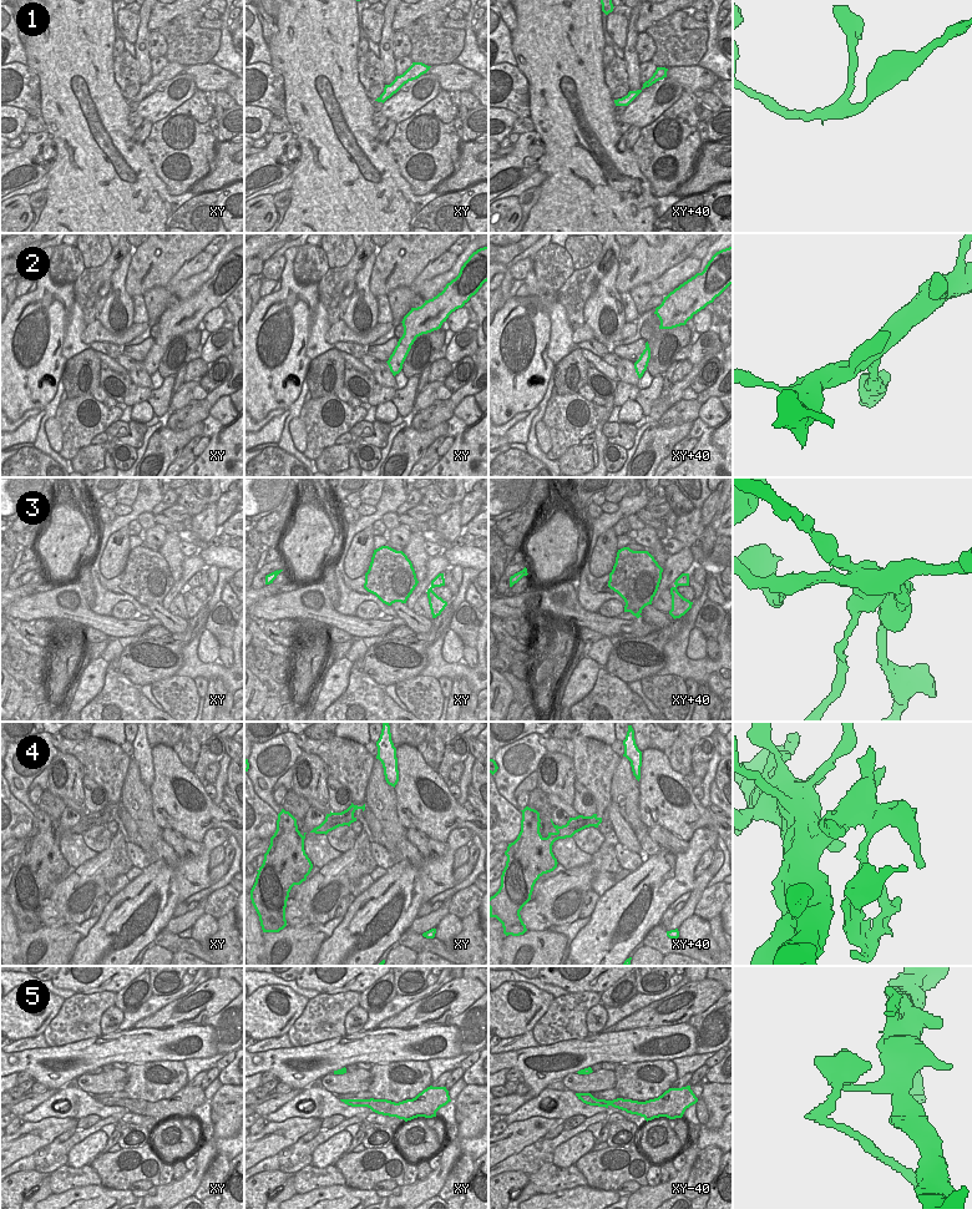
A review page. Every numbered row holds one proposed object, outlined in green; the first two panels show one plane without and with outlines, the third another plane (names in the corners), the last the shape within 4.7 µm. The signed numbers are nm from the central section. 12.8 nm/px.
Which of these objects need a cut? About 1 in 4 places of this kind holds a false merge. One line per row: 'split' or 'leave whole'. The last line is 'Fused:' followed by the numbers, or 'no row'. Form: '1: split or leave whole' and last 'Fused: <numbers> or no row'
1: leave whole
2: leave whole
3: split
4: split
5: leave whole
Fused: 3, 4

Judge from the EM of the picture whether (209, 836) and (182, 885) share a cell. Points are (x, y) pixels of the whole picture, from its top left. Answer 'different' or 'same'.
same

